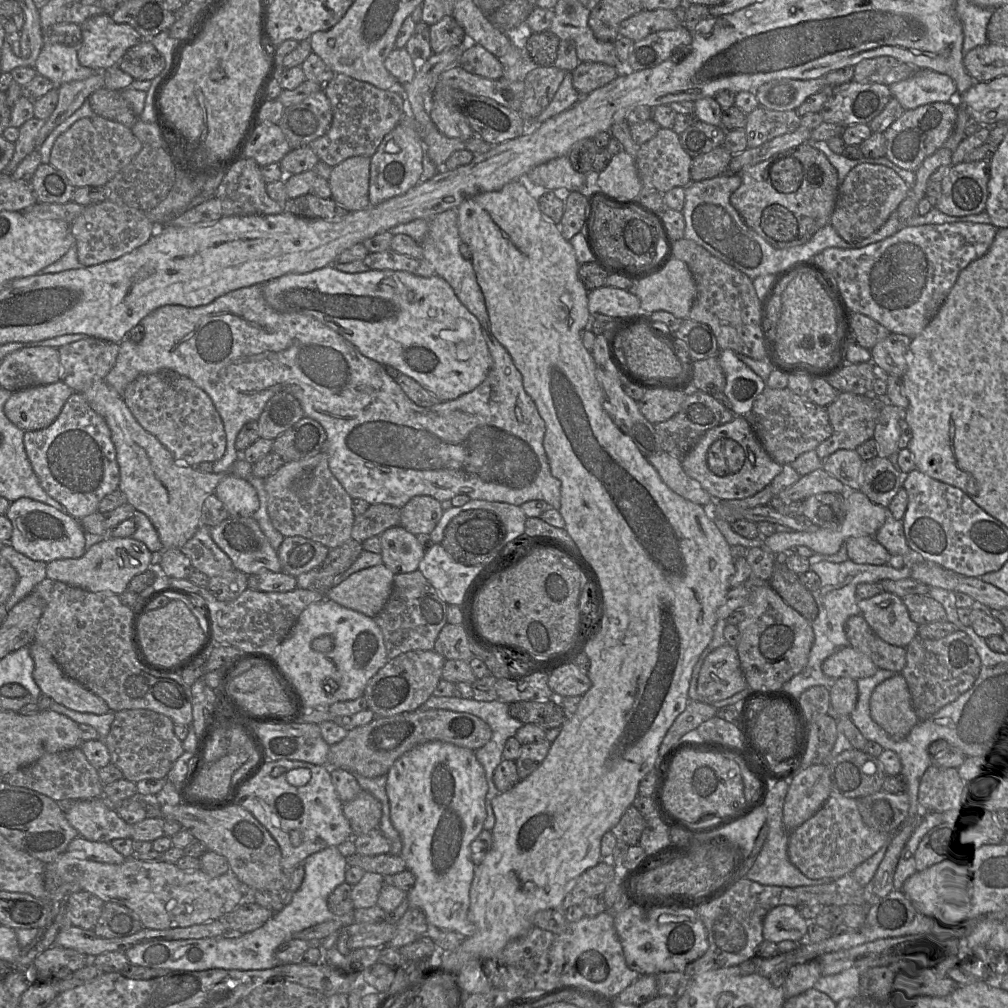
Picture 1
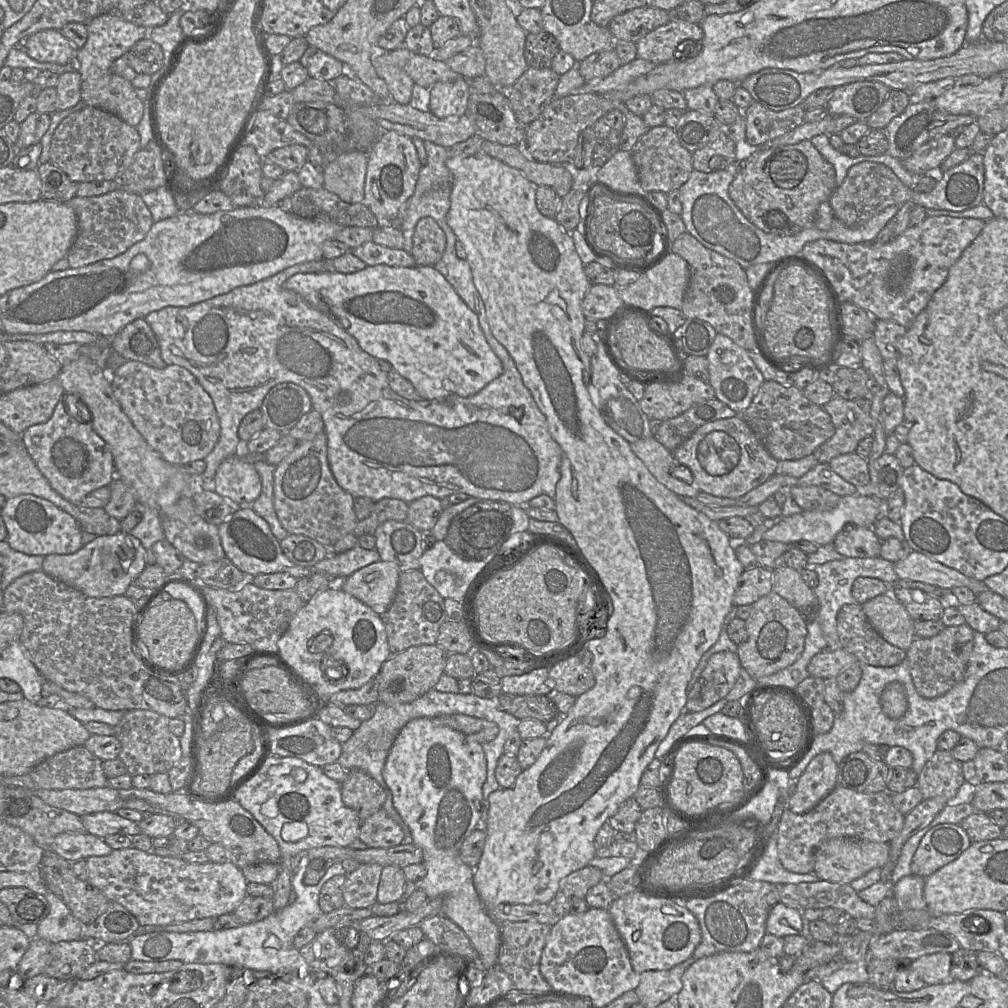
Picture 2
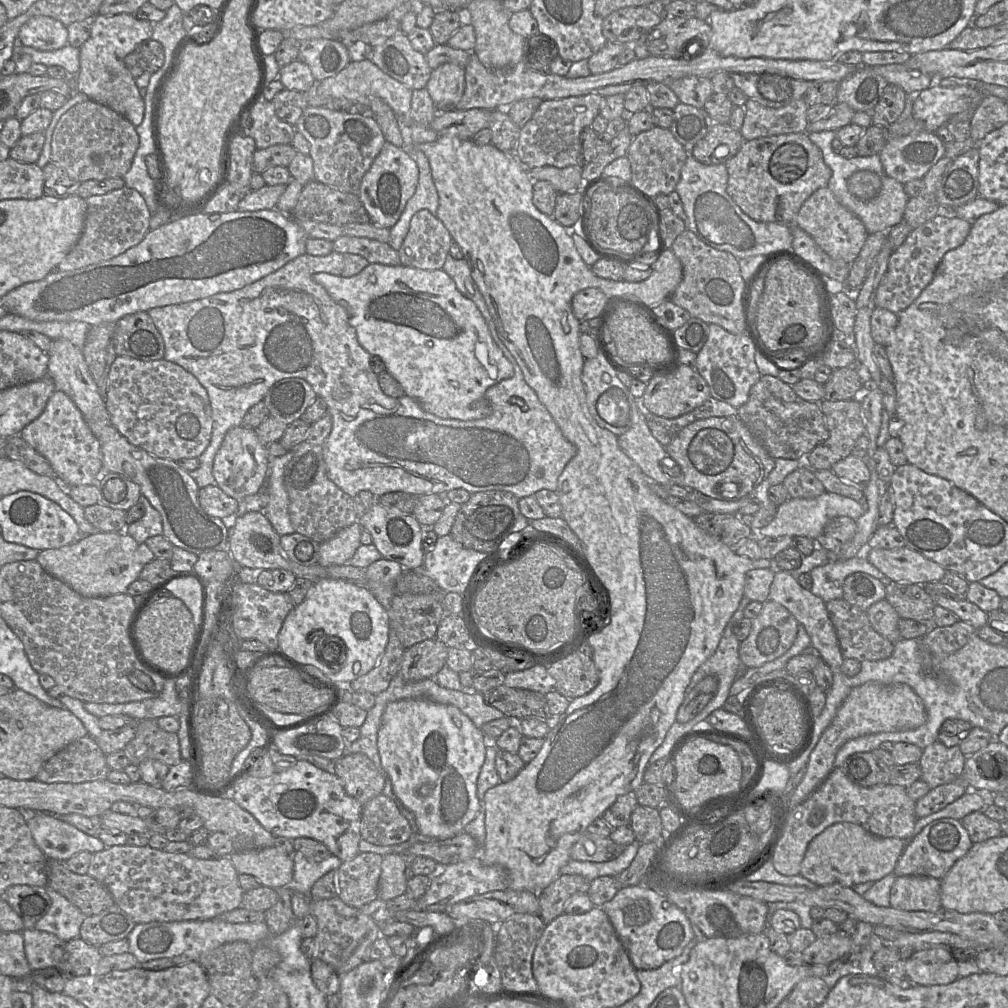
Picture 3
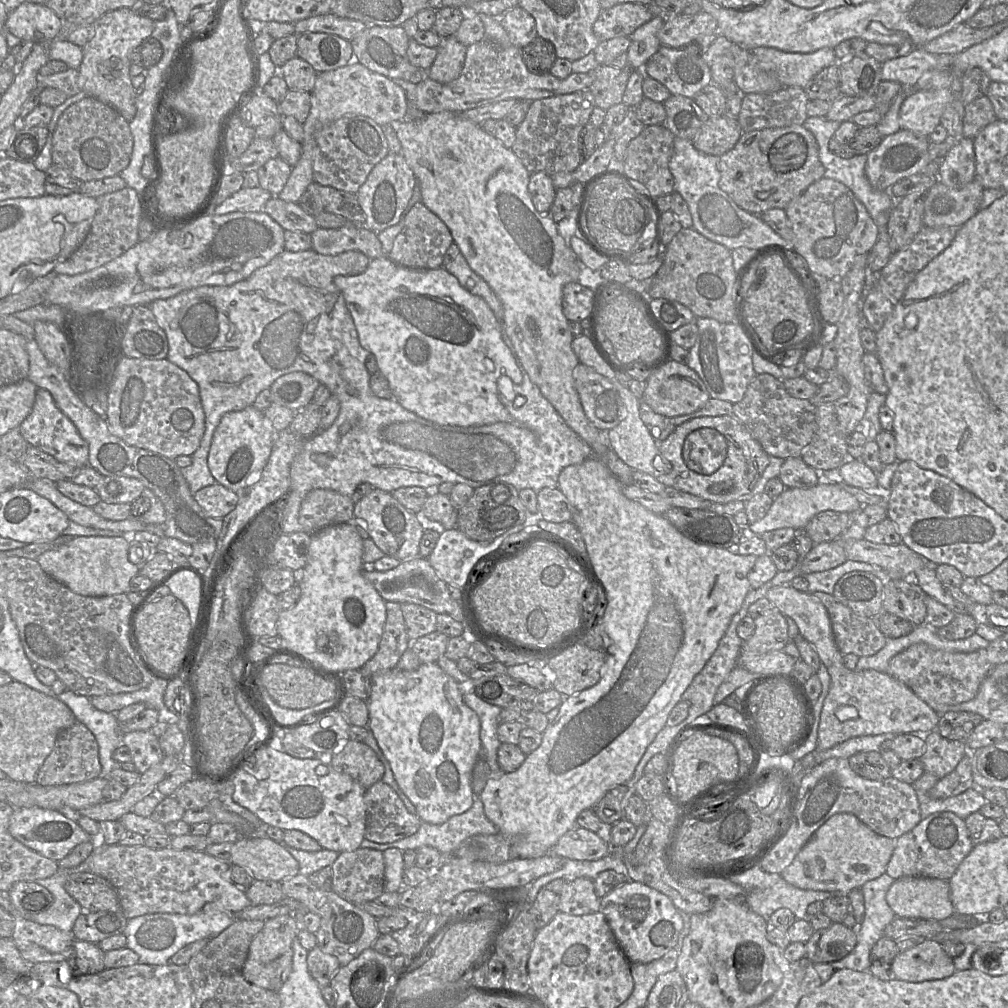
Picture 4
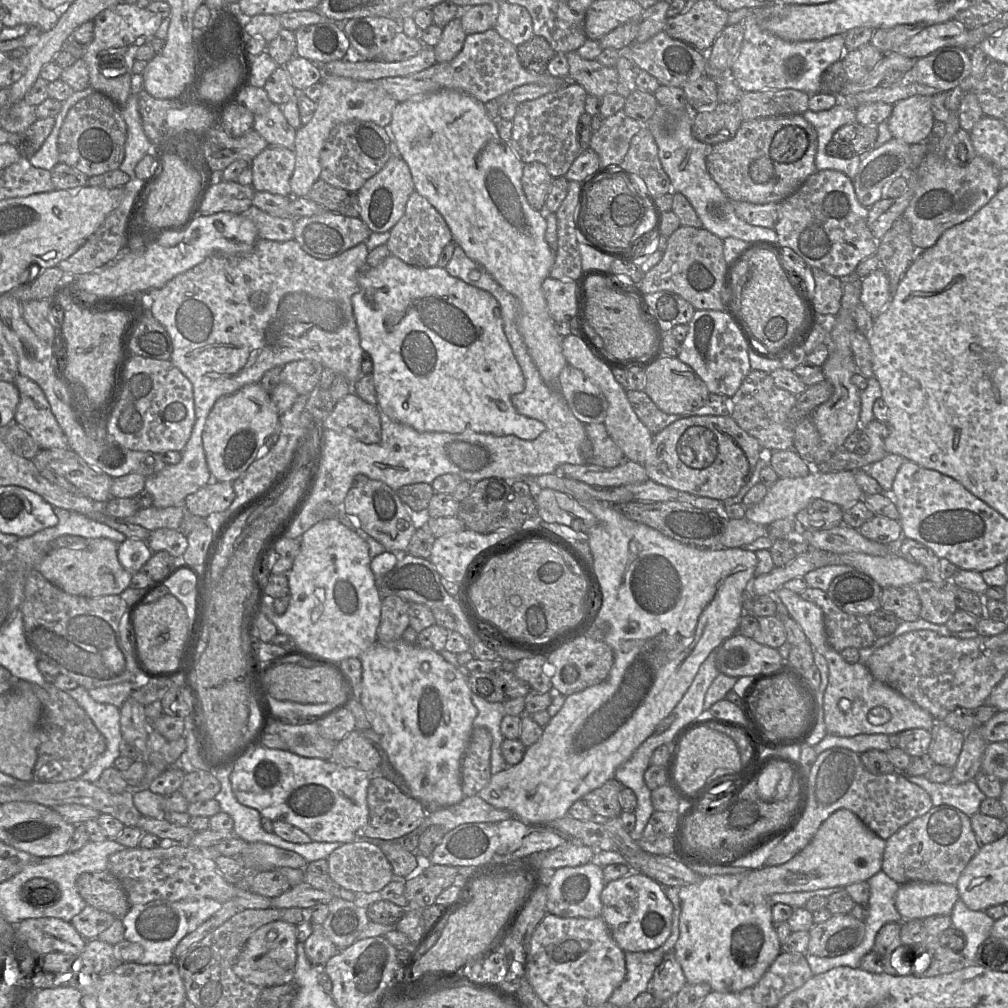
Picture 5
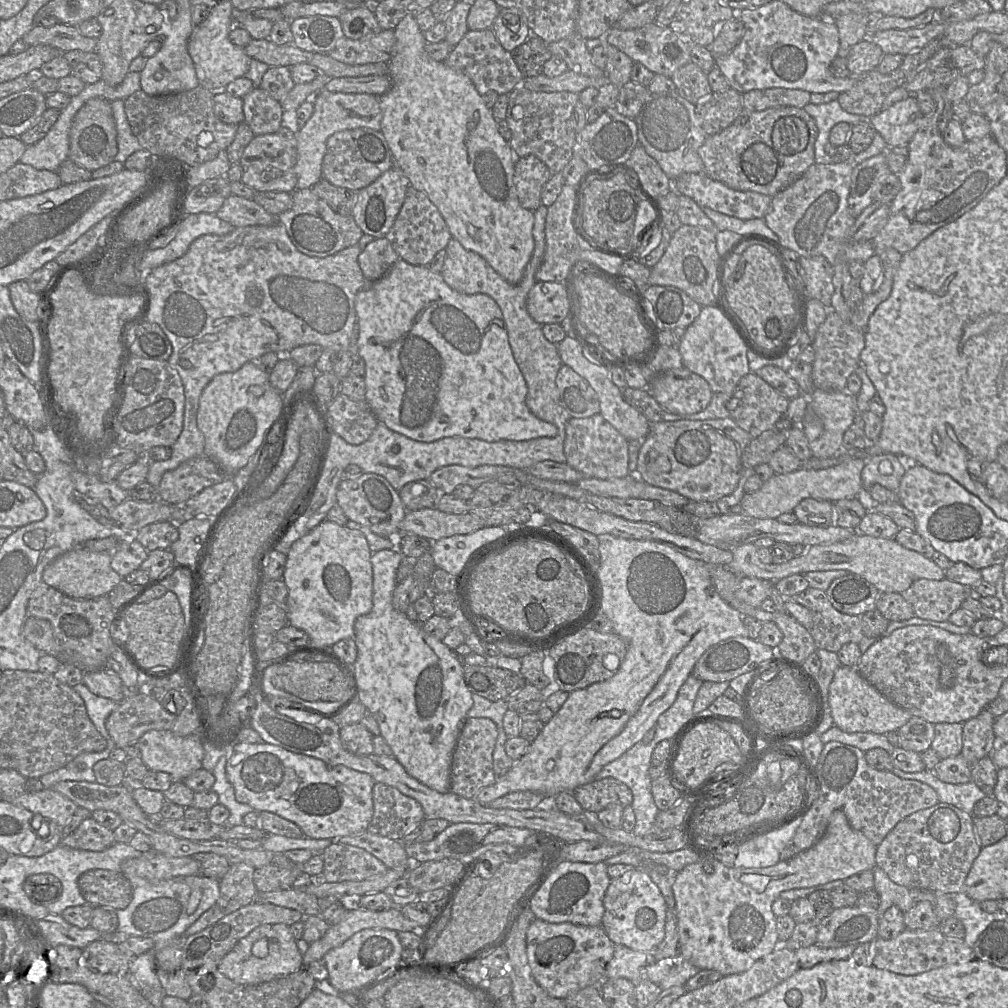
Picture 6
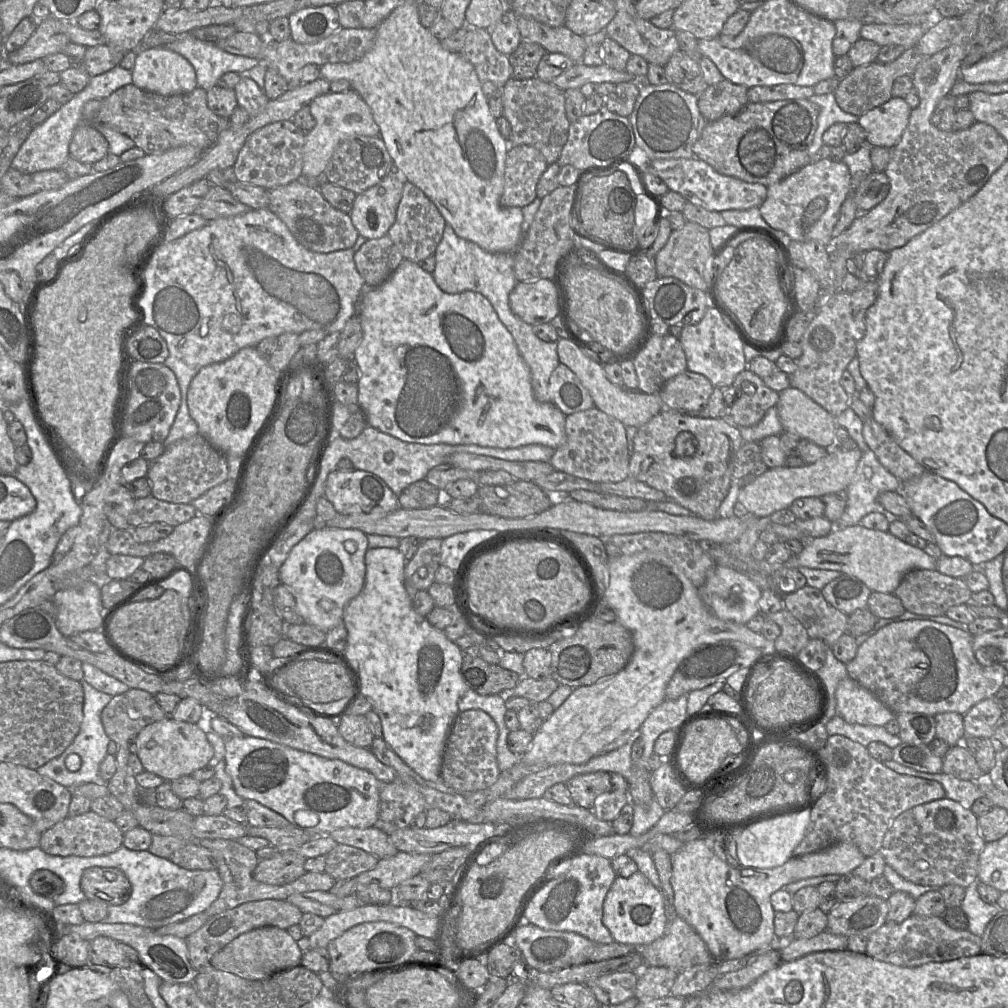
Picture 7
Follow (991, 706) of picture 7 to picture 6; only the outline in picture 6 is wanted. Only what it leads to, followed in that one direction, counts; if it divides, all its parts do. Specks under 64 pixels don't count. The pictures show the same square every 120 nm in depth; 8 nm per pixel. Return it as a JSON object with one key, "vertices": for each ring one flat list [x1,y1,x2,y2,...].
{"vertices":[[986,709,963,723,961,755,972,765,989,756,998,744,993,732,995,717]]}

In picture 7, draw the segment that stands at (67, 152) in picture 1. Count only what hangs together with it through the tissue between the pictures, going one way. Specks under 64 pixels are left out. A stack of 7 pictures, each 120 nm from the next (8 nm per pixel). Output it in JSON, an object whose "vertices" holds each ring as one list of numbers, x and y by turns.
{"vertices":[[80,124,71,139,69,154,82,162,94,164,108,153,109,144,94,124]]}

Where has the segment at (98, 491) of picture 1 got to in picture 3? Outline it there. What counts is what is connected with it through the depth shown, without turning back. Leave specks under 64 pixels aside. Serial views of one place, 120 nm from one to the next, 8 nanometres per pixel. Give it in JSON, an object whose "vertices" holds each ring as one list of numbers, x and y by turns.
{"vertices":[[56,390,43,413,25,426,19,435,49,461,56,478,64,487,96,484,96,479,103,473,100,442,65,392]]}

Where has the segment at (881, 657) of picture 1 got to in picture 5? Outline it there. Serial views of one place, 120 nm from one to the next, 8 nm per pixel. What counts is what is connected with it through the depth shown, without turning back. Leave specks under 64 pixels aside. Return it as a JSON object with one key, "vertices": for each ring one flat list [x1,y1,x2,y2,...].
{"vertices":[[807,587,799,595,822,609,827,640,835,651,841,652,845,648,862,649,871,646,877,639,868,617,842,611,823,590]]}

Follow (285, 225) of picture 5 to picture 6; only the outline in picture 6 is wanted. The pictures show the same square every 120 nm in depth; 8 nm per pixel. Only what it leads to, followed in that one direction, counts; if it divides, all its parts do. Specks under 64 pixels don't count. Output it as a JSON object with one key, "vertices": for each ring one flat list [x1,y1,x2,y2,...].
{"vertices":[[231,194,226,198,221,208,215,213,221,220,235,227,272,225,277,217,268,213,253,200]]}

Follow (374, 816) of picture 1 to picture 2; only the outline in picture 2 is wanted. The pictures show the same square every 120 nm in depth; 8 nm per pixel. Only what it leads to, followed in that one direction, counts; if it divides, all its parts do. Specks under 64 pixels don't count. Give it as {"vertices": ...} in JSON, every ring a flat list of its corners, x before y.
{"vertices":[[354,769,346,770,347,776,341,783,344,805,357,812,361,824,366,818,382,809,386,793,367,773]]}

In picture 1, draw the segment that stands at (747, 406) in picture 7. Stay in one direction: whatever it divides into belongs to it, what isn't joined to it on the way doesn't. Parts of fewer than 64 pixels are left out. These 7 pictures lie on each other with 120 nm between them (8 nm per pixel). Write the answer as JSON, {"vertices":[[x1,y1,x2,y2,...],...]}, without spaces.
{"vertices":[[766,386,749,413,742,417,746,417,769,456,781,465,790,464,801,454,816,450,832,434,826,407,813,403,806,395,795,394,788,387,774,389]]}

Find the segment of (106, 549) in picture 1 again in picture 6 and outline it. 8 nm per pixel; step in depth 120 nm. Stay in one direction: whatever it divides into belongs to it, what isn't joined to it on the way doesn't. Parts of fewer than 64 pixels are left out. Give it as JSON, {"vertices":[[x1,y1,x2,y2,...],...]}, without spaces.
{"vertices":[[73,549,49,564,43,572,42,579,47,585,75,599,107,595,122,580,122,577,112,569,111,559,109,552]]}

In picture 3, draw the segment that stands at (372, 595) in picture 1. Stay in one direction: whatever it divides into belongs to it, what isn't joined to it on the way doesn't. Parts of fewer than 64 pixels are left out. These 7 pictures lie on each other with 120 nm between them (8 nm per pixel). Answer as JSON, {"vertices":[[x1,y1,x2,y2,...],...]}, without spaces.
{"vertices":[[381,558,366,567,367,587,379,603,388,608,395,596,395,581,403,567,396,561]]}

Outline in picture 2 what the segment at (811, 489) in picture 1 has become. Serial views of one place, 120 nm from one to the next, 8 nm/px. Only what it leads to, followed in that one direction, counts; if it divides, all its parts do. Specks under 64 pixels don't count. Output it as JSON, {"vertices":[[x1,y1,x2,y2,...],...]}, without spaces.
{"vertices":[[817,464,802,477,792,481,792,484,822,487,840,497,853,495,859,492,855,486,832,471,829,464]]}

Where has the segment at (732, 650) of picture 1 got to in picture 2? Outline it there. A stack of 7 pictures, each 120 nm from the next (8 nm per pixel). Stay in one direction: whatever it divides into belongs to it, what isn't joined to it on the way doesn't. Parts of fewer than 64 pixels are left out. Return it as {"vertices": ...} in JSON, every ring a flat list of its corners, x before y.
{"vertices":[[723,651,711,655,687,694,683,712,703,711,725,698,736,683,741,668,737,653]]}

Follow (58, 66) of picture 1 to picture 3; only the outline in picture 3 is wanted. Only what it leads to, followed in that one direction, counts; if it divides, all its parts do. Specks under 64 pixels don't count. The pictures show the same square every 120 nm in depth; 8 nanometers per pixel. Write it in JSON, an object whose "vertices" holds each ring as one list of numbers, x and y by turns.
{"vertices":[[33,16,19,30,22,45,40,51,60,49,68,44,68,30,62,22,48,16]]}

